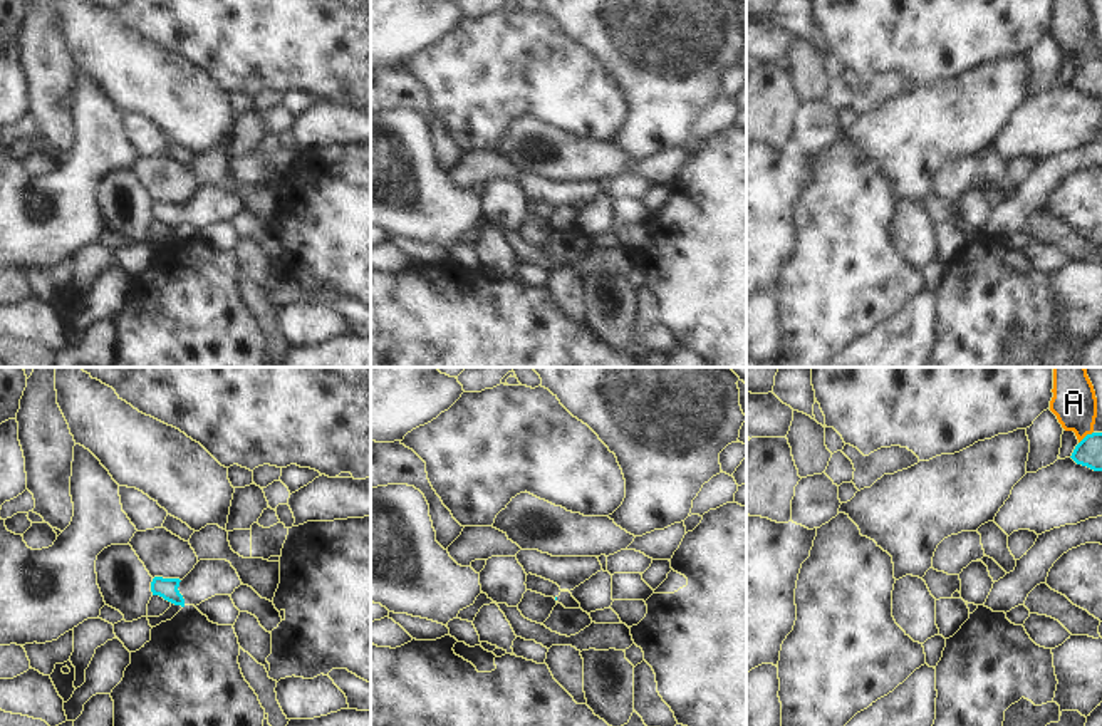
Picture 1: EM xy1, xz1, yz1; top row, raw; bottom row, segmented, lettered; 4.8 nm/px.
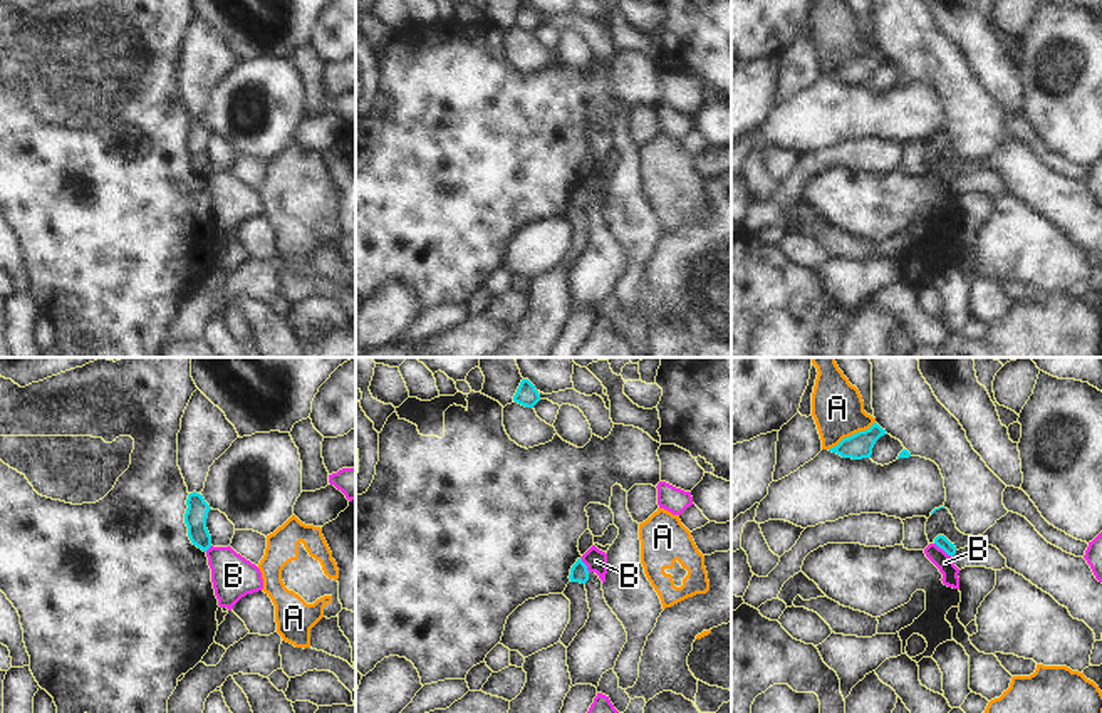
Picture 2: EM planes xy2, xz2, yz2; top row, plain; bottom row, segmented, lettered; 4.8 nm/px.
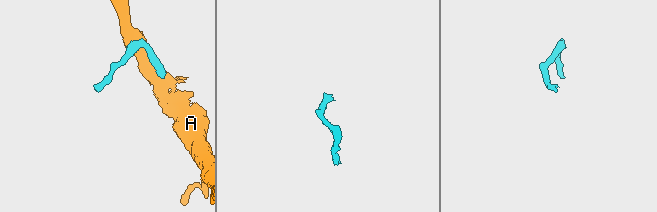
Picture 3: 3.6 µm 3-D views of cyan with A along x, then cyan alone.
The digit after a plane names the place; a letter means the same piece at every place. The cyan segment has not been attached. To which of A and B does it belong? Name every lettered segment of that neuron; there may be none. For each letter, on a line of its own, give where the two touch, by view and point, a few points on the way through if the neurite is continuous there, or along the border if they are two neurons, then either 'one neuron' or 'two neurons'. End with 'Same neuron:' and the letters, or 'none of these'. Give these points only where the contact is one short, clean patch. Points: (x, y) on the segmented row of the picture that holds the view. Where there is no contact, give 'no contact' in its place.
A: yz2 (852, 435) | along yz2 (874, 421), (868, 428), (844, 437), (829, 450) | two neurons
B: yz2 (943, 549) | along yz2 (935, 542), (951, 557) | two neurons
Same neuron: none of these

